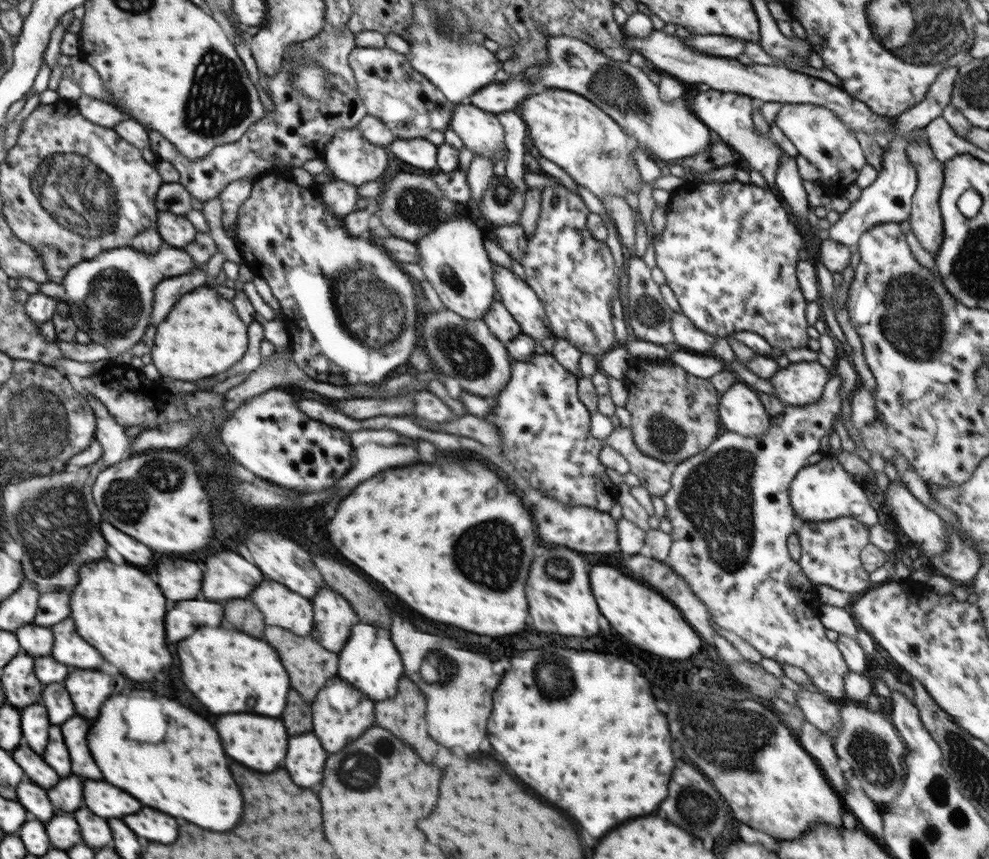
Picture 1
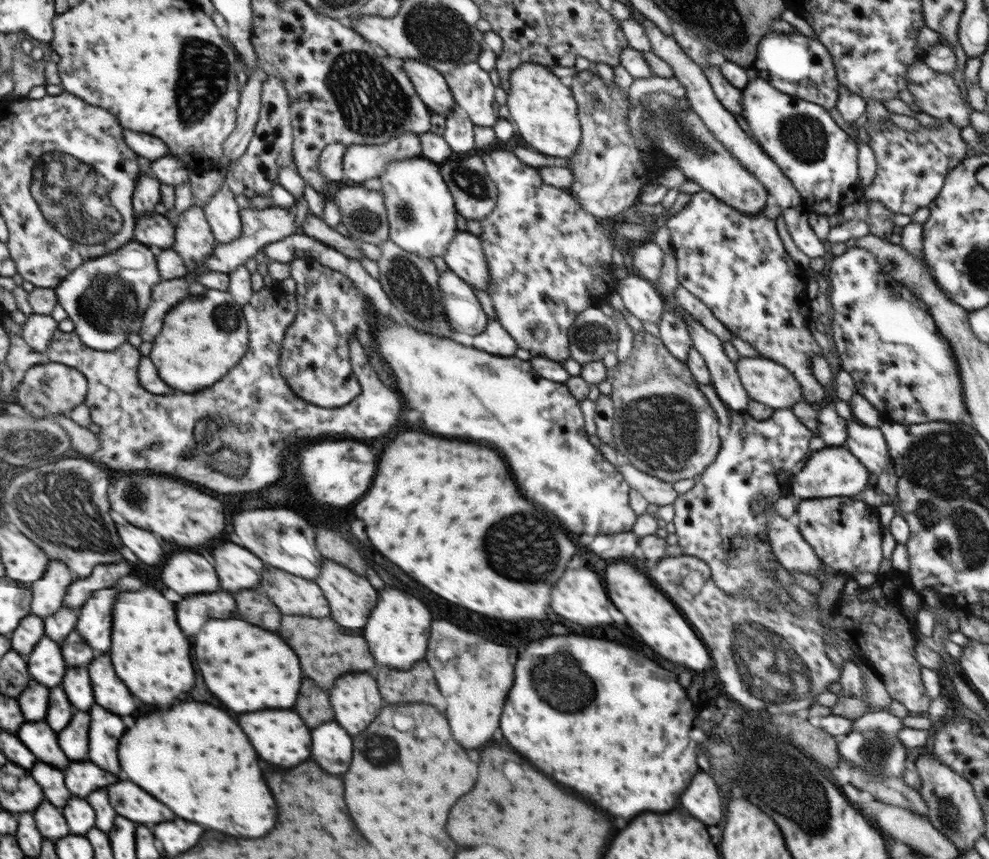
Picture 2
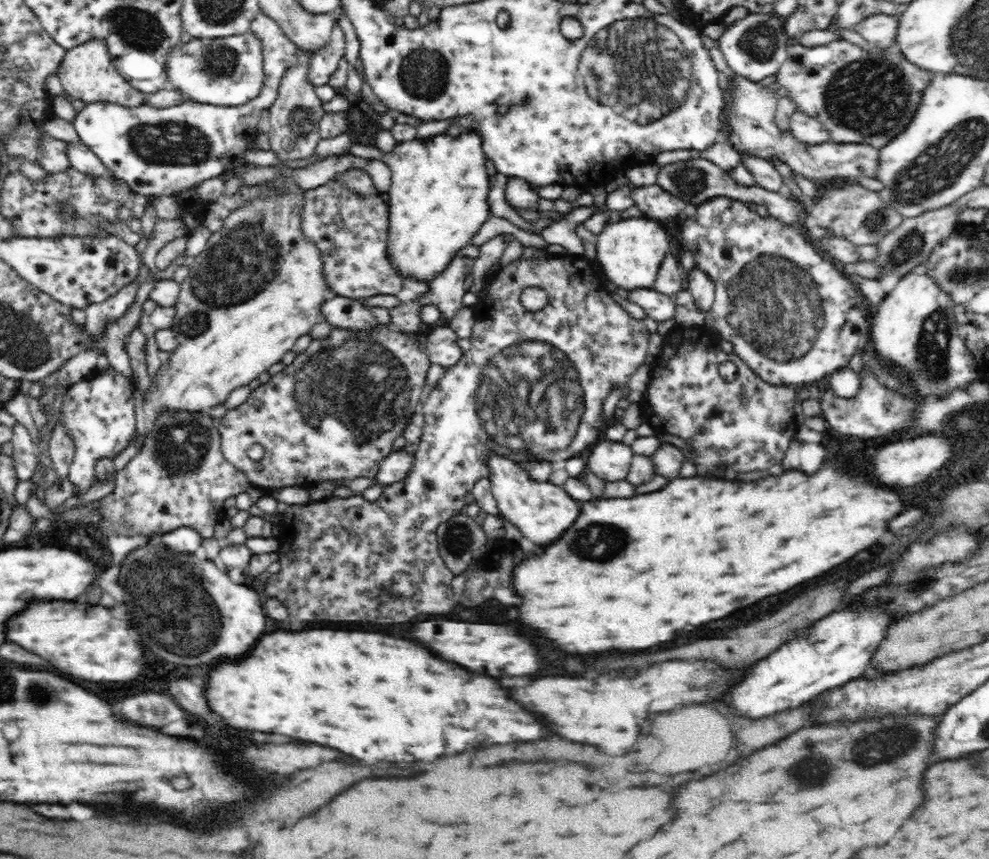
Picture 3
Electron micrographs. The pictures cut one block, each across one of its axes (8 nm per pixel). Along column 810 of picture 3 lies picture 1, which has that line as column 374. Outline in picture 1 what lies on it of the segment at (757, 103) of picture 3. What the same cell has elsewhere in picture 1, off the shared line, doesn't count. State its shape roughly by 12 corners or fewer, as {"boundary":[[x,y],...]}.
{"boundary":[[356,127],[338,131],[322,159],[335,180],[381,179],[384,147]]}

